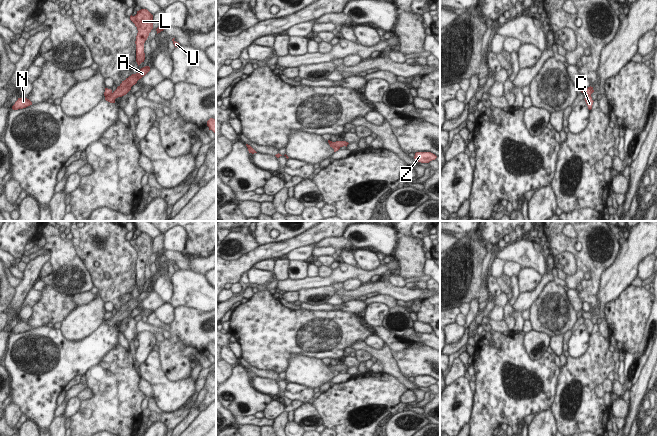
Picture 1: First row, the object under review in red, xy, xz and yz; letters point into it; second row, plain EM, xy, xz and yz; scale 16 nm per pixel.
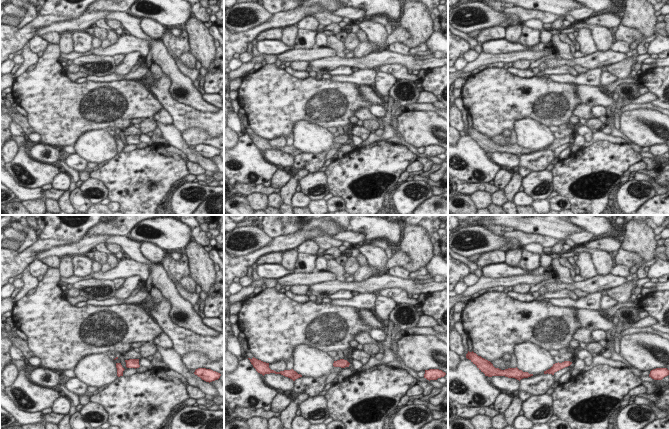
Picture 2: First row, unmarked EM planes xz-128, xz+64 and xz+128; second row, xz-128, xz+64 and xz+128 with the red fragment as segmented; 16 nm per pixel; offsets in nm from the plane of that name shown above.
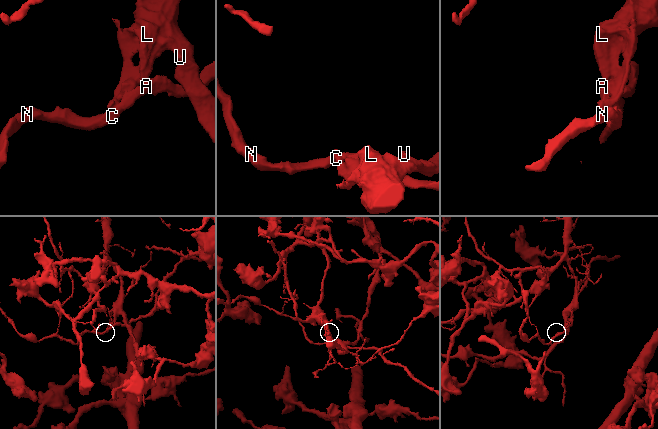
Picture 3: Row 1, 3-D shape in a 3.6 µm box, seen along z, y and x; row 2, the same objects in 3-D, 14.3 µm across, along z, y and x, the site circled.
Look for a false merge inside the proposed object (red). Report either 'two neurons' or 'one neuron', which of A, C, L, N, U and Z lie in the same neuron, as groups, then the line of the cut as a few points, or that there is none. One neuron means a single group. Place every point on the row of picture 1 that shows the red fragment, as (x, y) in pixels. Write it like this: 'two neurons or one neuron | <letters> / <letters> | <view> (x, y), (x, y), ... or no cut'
two neurons | A C N / L U Z | yz (585, 94), (590, 96)

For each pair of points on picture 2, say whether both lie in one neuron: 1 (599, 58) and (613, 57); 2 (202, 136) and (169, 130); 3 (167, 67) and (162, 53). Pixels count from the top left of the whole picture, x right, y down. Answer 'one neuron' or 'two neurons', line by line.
1: one neuron
2: two neurons
3: one neuron

